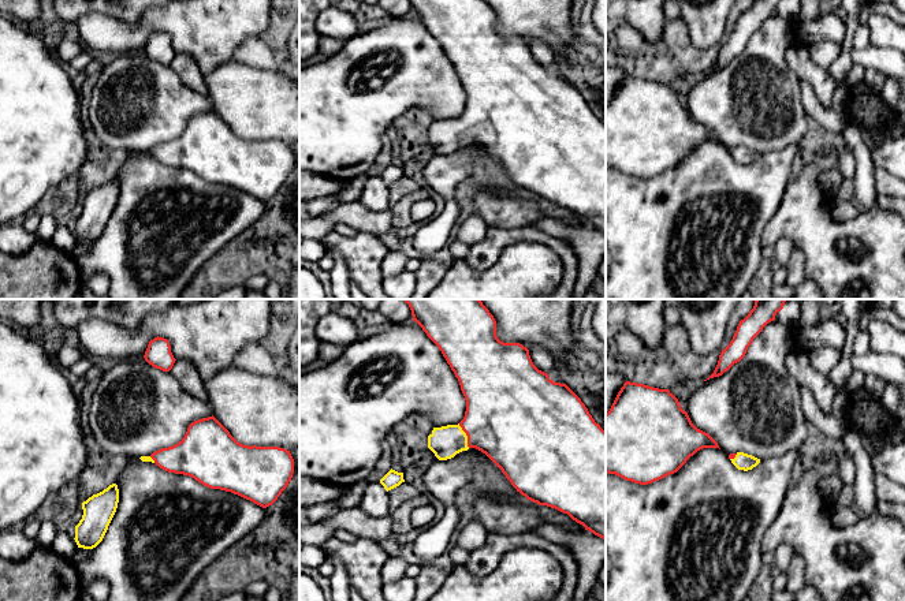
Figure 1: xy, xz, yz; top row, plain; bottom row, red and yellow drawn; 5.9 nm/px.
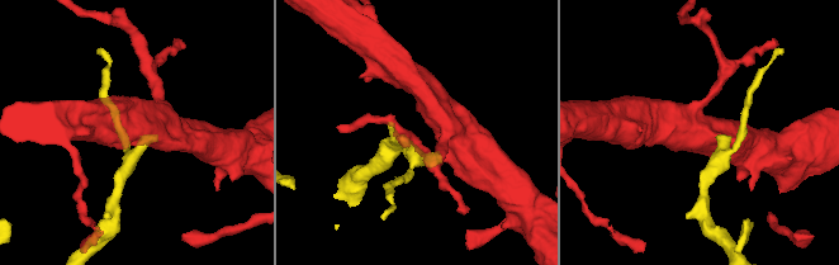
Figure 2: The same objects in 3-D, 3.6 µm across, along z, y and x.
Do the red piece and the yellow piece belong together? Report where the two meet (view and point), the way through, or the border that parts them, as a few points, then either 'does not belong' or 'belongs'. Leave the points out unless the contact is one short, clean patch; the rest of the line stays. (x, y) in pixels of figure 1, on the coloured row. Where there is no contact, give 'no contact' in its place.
contact xz (466, 435); way xz (506, 420), (466, 435), (446, 441); belongs

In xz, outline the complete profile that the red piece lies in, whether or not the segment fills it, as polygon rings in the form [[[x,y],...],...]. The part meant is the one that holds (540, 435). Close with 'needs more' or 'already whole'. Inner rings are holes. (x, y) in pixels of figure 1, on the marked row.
[[[403,299],[416,321],[427,336],[439,347],[455,377],[459,381],[461,391],[466,400],[466,411],[463,419],[458,425],[447,425],[433,428],[428,436],[428,448],[435,453],[439,460],[454,458],[462,451],[476,448],[485,453],[506,475],[511,485],[525,496],[528,500],[539,505],[555,508],[567,514],[573,520],[582,525],[595,535],[606,541],[606,432],[595,422],[581,399],[566,385],[554,382],[547,373],[539,370],[529,355],[529,350],[519,343],[503,343],[496,336],[496,321],[489,310],[480,299]]] | needs more

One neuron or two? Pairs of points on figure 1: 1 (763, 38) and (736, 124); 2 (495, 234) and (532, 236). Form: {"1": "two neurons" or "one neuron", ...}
{"1": "one neuron", "2": "one neuron"}

